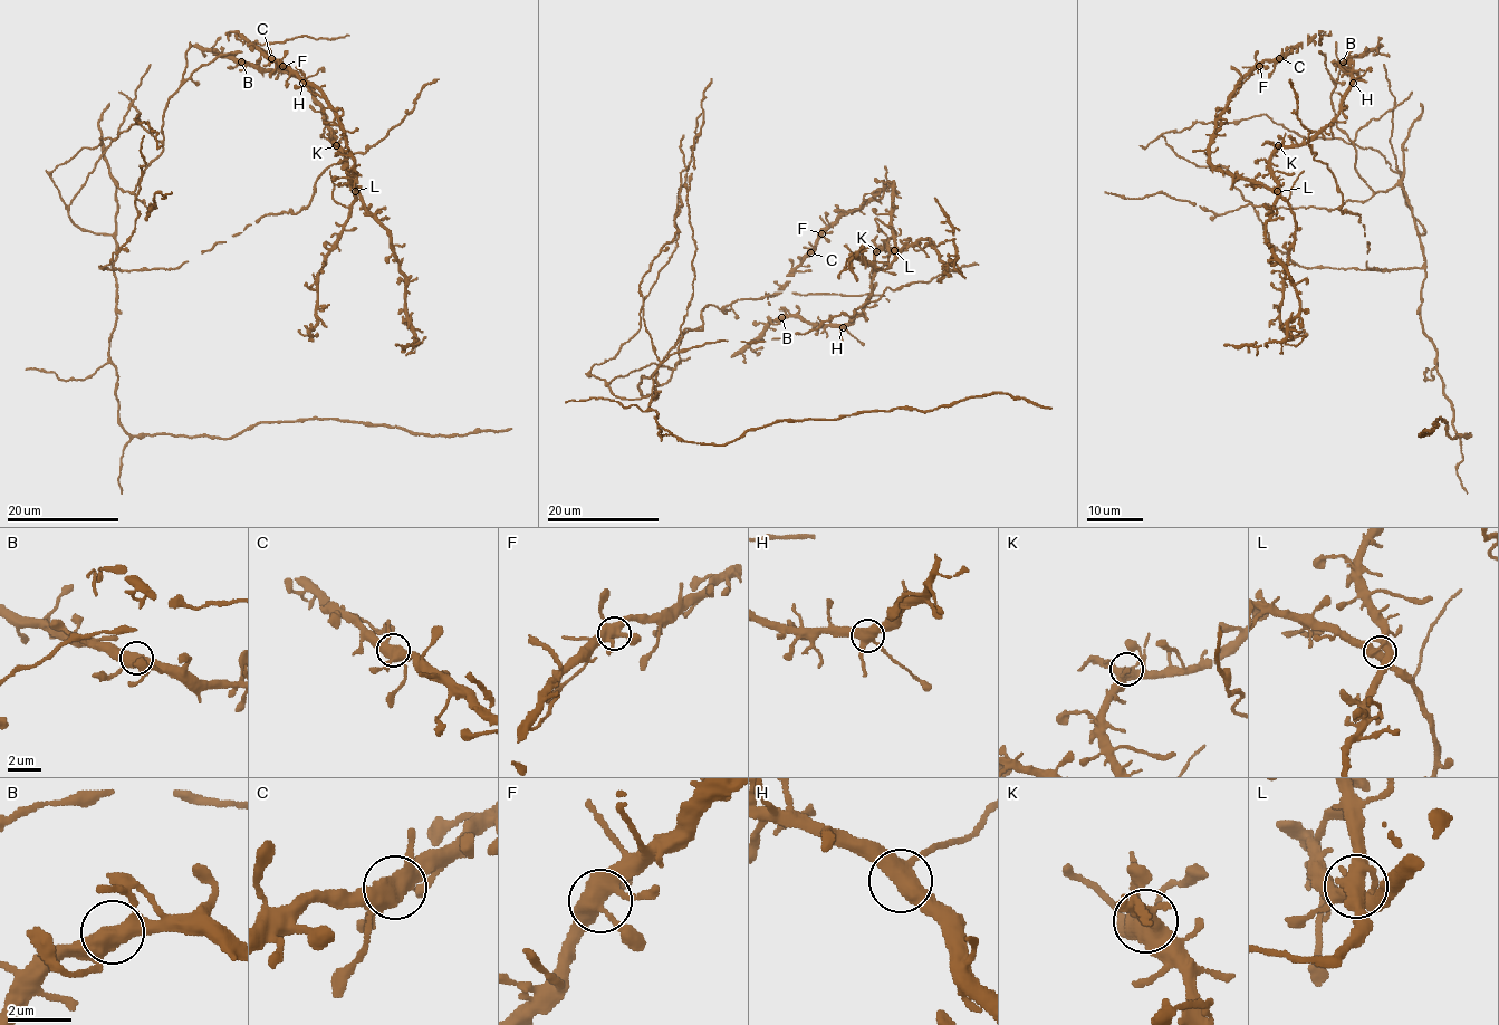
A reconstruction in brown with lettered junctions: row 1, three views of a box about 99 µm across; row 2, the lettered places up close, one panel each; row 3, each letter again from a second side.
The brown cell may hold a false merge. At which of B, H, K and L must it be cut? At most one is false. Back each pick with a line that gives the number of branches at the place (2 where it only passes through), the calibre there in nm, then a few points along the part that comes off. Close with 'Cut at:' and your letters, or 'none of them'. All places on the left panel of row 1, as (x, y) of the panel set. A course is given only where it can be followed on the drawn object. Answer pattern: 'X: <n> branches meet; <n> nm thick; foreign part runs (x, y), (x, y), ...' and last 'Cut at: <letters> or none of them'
Cut at: none of them

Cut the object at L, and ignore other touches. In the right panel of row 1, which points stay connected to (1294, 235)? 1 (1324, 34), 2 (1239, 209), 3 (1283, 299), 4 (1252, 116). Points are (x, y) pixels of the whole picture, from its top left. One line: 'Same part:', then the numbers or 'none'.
Same part: 3

